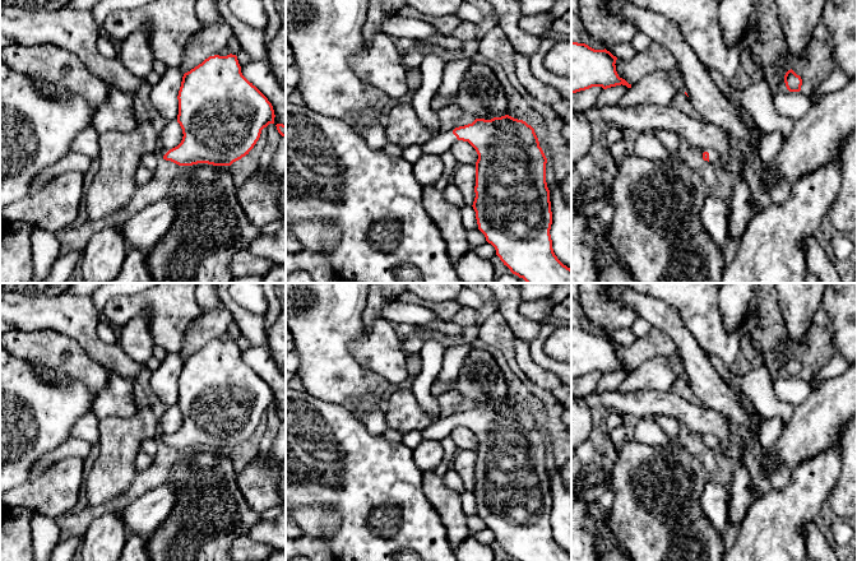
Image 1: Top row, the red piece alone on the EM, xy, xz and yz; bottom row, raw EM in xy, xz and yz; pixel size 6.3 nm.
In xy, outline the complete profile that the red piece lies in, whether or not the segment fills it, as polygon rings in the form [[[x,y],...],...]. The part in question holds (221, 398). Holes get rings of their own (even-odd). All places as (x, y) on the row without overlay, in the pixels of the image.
[[[232,339],[209,342],[185,358],[177,385],[177,408],[182,414],[182,426],[172,435],[157,430],[152,436],[158,444],[179,451],[198,449],[231,451],[249,440],[264,413],[274,409],[272,389],[242,361],[237,342]]]

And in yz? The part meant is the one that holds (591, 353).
[[[571,328],[571,379],[585,376],[592,372],[607,375],[621,370],[631,374],[631,370],[619,362],[615,351],[616,346],[617,343],[606,334],[594,335],[585,329]]]

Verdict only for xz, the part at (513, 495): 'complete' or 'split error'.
split error

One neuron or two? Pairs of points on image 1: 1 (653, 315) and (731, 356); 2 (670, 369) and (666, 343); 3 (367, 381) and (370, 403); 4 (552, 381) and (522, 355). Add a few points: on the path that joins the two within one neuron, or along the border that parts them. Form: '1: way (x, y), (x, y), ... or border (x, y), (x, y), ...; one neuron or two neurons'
1: border (677, 311), (682, 324), (707, 352); two neurons
2: border (676, 353), (652, 357), (640, 365); two neurons
3: border (379, 395), (355, 400), (361, 421); two neurons
4: way (545, 379), (527, 362); one neuron

